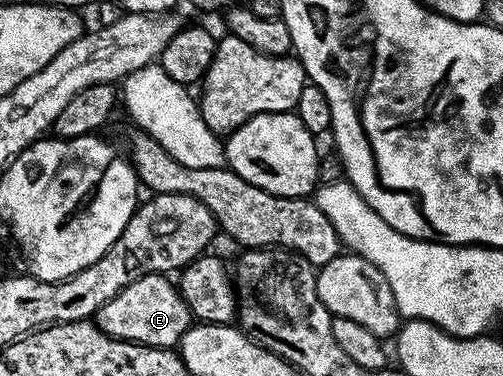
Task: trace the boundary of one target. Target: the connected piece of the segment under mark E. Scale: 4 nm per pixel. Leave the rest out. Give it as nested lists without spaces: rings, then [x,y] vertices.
[[[149,274],[128,284],[128,288],[116,292],[108,304],[101,306],[96,315],[96,325],[110,338],[138,342],[142,346],[174,348],[190,329],[192,315],[177,285],[167,275]]]

